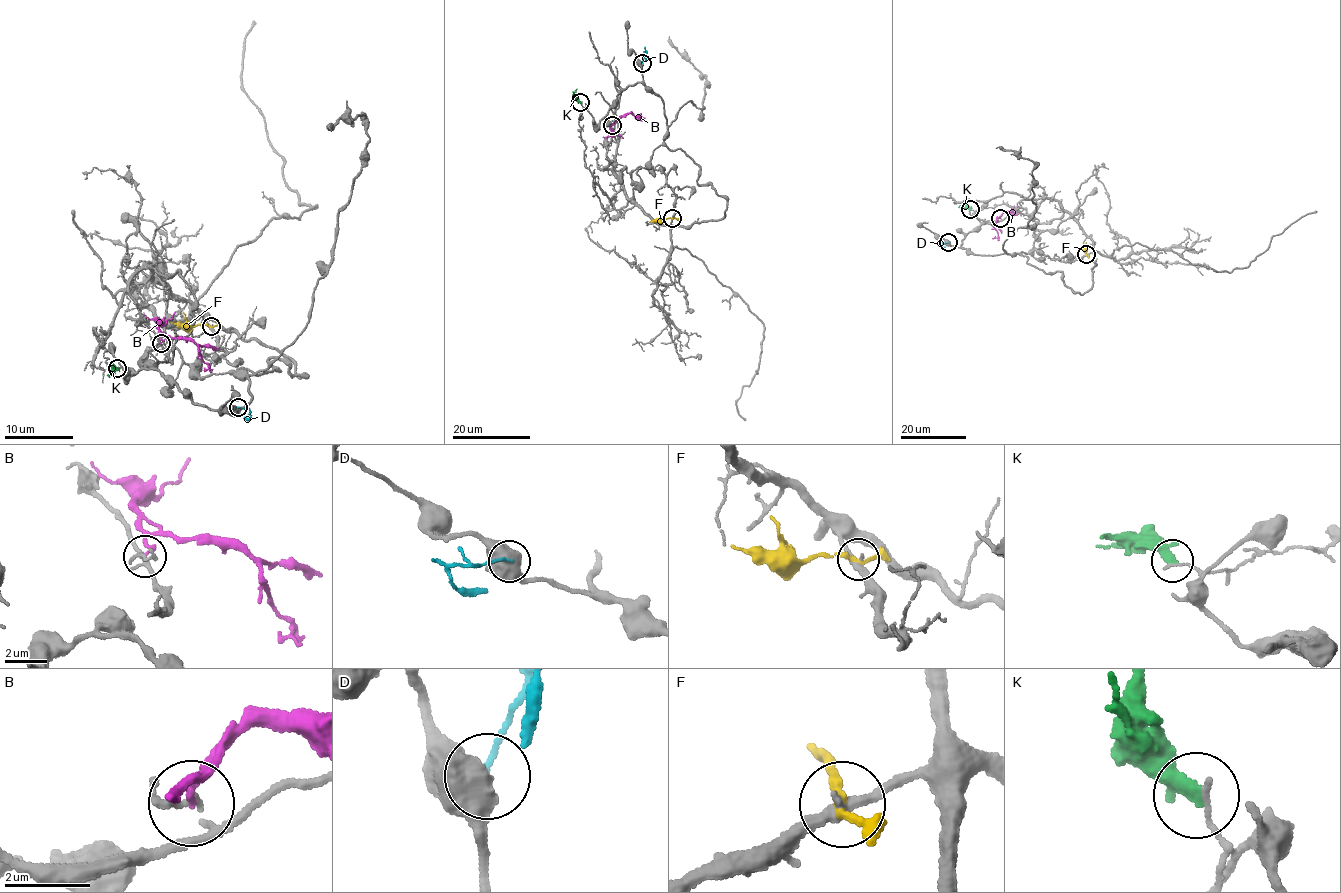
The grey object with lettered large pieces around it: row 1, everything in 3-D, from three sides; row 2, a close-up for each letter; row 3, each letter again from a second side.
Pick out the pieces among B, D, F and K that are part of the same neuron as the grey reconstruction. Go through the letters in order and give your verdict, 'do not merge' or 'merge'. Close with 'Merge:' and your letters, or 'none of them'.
B: do not merge
D: do not merge
F: do not merge
K: do not merge
Merge: none of them

